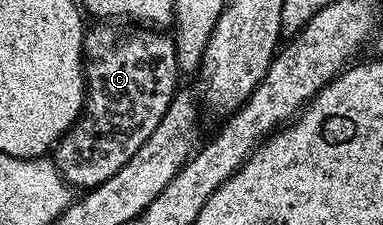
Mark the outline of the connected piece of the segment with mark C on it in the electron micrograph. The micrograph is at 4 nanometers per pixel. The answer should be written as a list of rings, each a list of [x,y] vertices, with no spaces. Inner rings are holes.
[[[94,24],[85,31],[82,40],[82,68],[86,71],[86,100],[78,121],[63,136],[61,142],[52,151],[52,161],[60,171],[64,181],[71,187],[82,186],[83,191],[93,190],[95,186],[104,184],[136,152],[140,152],[140,144],[156,132],[156,124],[168,112],[168,104],[179,89],[180,71],[177,66],[177,48],[175,39],[158,28],[130,28],[125,30],[122,24]]]

